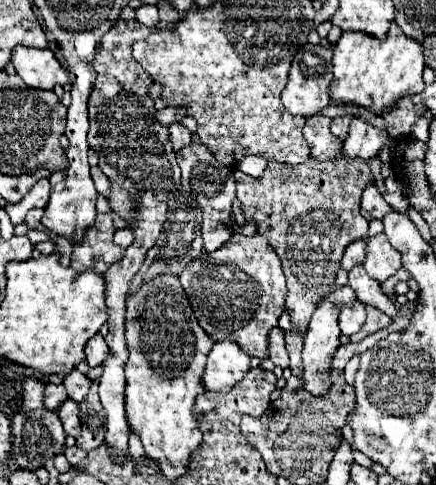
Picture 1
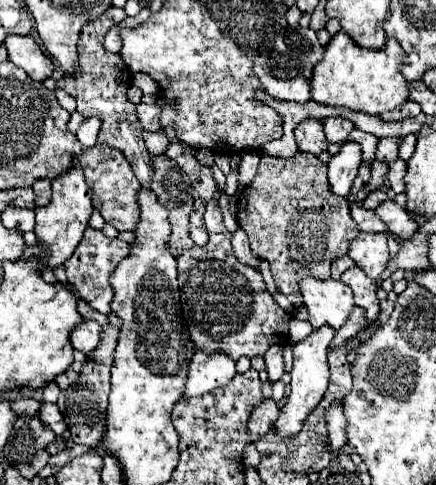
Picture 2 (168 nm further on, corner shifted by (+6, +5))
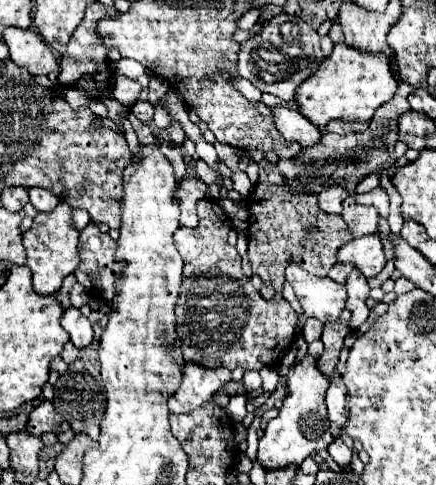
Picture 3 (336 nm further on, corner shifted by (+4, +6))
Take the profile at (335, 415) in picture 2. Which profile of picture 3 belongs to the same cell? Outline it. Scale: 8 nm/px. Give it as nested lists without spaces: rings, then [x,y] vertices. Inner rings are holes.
[[[331,376],[331,384],[325,394],[327,412],[329,412],[329,424],[331,424],[331,436],[339,438],[343,432],[343,424],[347,422],[347,388],[341,380],[341,376]]]

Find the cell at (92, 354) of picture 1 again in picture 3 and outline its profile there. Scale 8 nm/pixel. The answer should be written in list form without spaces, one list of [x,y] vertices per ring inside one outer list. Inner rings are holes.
[[[67,308],[63,318],[61,318],[61,326],[69,332],[71,342],[77,348],[87,348],[93,342],[93,328],[89,324],[89,320],[85,316],[81,316],[81,312],[77,308]]]

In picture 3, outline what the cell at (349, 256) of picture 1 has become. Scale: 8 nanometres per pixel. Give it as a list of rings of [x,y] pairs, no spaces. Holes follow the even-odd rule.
[[[337,262],[331,270],[329,270],[329,278],[331,280],[335,280],[335,282],[345,282],[345,278],[349,276],[349,272],[353,270],[353,266],[351,264],[341,264],[341,262]]]

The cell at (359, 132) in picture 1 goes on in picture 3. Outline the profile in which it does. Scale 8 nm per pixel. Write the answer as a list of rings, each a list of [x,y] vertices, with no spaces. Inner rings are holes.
[[[331,184],[331,188],[325,188],[319,194],[319,208],[327,214],[341,214],[341,204],[347,196],[347,188],[343,188],[341,184]]]

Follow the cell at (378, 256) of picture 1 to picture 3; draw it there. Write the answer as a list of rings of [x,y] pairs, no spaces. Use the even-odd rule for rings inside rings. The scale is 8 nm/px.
[[[377,234],[353,238],[345,246],[337,250],[337,260],[339,262],[351,262],[355,268],[363,272],[365,278],[371,278],[383,270],[387,264],[383,244]]]

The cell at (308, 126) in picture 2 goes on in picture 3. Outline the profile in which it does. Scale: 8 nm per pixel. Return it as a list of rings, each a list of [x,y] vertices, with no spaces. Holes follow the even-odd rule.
[[[277,106],[277,108],[273,108],[273,118],[275,118],[277,130],[287,140],[293,140],[305,148],[309,148],[321,140],[319,128],[315,128],[315,124],[311,124],[303,114],[299,114],[295,110],[289,110],[285,106]]]

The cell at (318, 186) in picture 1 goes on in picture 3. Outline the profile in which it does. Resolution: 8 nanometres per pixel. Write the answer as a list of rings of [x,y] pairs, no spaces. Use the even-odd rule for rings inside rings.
[[[267,160],[259,162],[259,180],[247,198],[247,256],[253,274],[259,274],[264,283],[273,282],[276,292],[282,291],[284,286],[285,268],[289,264],[287,256],[295,256],[295,262],[311,274],[327,276],[331,266],[337,262],[335,252],[353,238],[343,216],[327,216],[325,212],[319,212],[317,198],[319,196],[311,196],[309,192],[291,192],[277,164]]]

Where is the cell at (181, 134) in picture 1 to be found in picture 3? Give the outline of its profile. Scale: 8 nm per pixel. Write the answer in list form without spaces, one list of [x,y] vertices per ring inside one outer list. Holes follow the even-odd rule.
[[[131,114],[129,118],[131,118],[131,124],[133,124],[133,130],[135,130],[137,136],[139,136],[139,142],[141,142],[141,144],[155,144],[155,134],[151,132],[151,128],[145,126],[143,122],[139,122],[133,114]]]

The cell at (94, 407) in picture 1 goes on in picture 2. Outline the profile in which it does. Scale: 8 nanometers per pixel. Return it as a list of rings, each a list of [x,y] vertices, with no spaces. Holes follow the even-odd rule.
[[[103,325],[103,335],[99,347],[87,355],[87,361],[79,373],[75,385],[59,393],[57,407],[63,413],[63,419],[69,427],[73,443],[81,443],[87,447],[97,447],[105,433],[105,411],[107,411],[107,397],[109,397],[109,369],[113,365],[113,345],[117,341],[119,329],[113,325]]]

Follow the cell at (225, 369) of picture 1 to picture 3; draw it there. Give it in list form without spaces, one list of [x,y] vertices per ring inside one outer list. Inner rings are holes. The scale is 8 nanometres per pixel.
[[[185,364],[183,382],[169,398],[169,410],[187,414],[207,402],[211,394],[215,394],[229,380],[231,370],[227,368],[203,368],[201,364]]]

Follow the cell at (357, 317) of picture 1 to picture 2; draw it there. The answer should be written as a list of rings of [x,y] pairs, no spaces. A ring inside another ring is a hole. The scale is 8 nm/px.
[[[305,277],[299,281],[299,291],[303,295],[303,305],[309,311],[307,321],[315,329],[323,325],[339,329],[355,307],[351,289],[335,279],[319,281],[315,277]]]

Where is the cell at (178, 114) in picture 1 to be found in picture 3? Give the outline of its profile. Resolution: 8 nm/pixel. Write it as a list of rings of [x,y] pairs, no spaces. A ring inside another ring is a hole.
[[[135,102],[131,106],[131,112],[143,122],[143,124],[151,124],[153,122],[153,104],[151,102]]]

